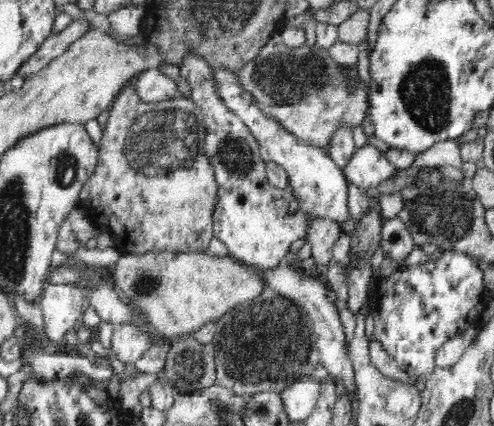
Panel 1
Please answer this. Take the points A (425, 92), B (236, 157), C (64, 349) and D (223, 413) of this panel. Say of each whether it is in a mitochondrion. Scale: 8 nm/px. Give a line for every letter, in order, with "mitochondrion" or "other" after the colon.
A: mitochondrion
B: mitochondrion
C: other
D: mitochondrion

